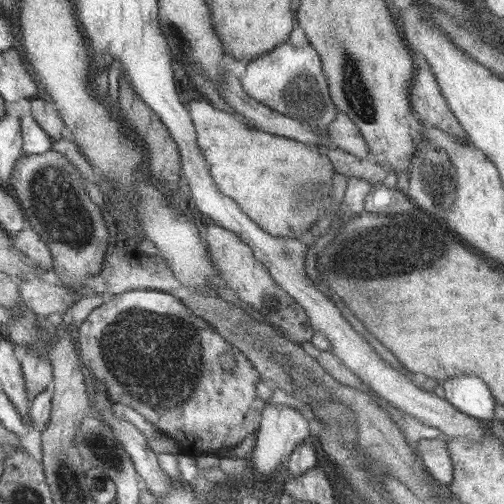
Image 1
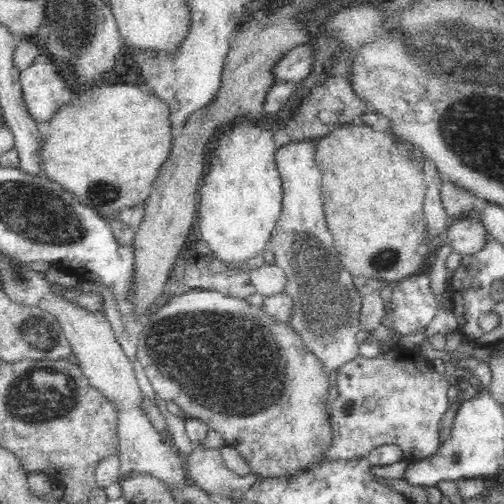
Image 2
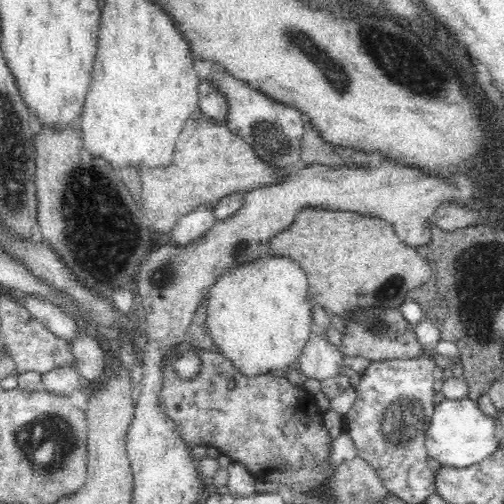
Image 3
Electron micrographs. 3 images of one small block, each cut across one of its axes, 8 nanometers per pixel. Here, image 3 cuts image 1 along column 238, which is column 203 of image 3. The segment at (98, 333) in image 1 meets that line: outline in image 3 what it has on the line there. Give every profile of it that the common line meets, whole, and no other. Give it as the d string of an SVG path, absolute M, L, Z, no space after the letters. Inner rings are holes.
M192 338L164 342L162 348L156 356L160 376L156 406L176 426L182 442L216 448L222 456L230 456L232 464L240 464L256 482L284 484L296 498L332 496L338 470L332 460L334 436L324 424L324 412L318 410L314 392L292 384L284 372L244 374L216 344L206 348L206 368L200 376L184 382L174 376L172 360L180 350L194 348ZM226 376L236 378L234 388L228 388Z

